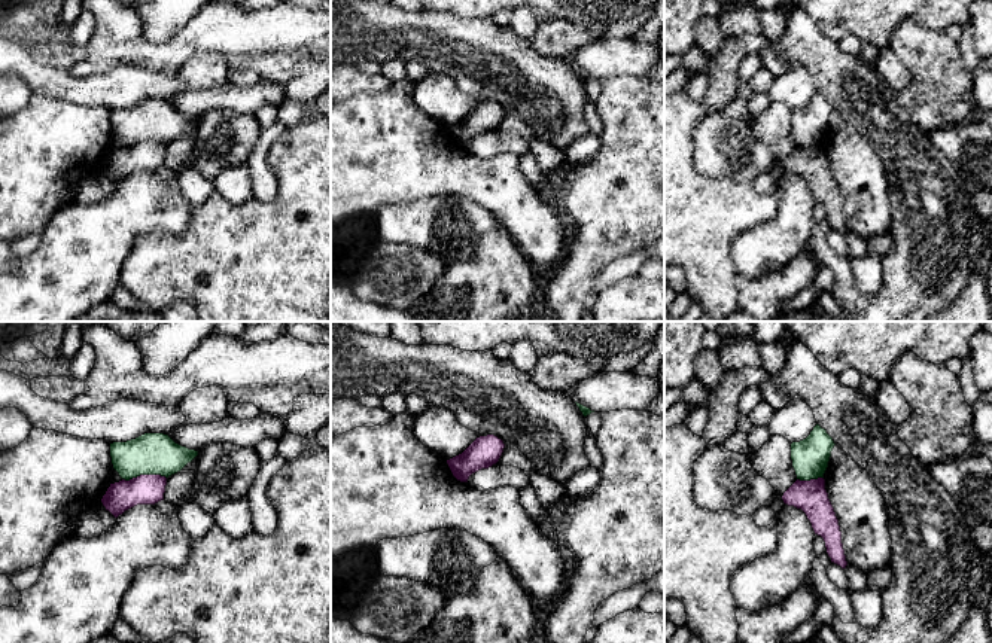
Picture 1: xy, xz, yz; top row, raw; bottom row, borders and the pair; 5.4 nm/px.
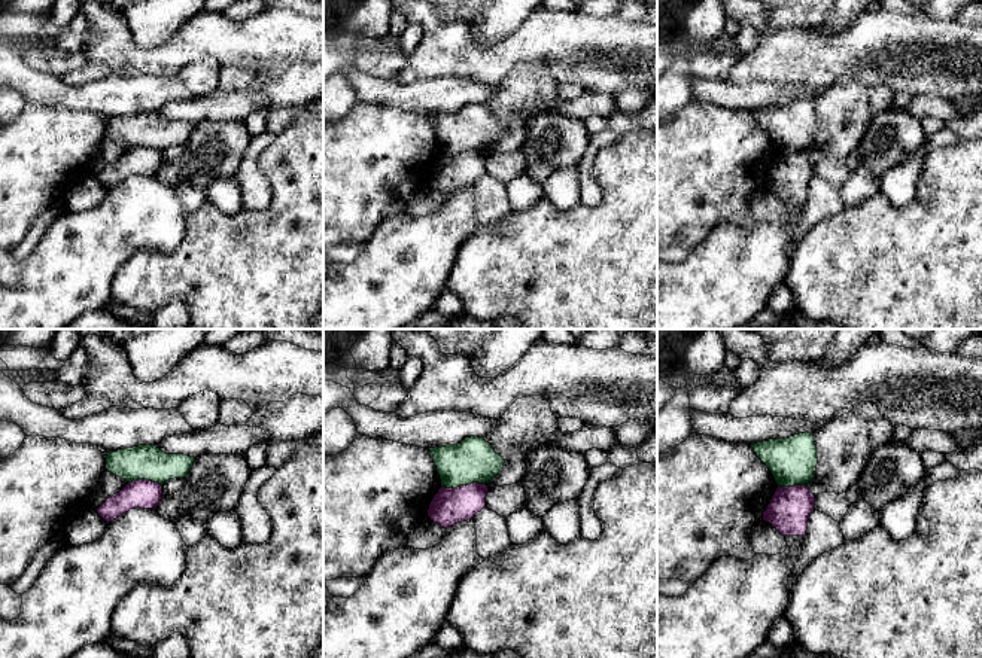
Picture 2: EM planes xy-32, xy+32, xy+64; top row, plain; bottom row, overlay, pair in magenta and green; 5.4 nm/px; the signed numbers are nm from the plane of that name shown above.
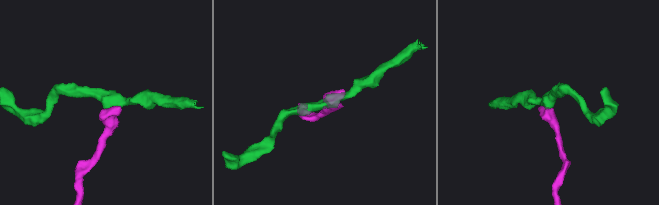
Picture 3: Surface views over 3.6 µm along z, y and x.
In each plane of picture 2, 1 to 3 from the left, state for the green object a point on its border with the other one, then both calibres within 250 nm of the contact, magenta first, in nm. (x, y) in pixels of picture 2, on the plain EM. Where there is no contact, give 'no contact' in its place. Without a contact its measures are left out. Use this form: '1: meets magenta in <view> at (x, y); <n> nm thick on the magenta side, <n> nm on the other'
1: meets magenta in xy-32 at (145, 146); 160 nm thick on the magenta side, 190 nm on the other
2: meets magenta in xy+32 at (462, 152); 200 nm thick on the magenta side, 240 nm on the other
3: meets magenta in xy+64 at (790, 154); 220 nm thick on the magenta side, 260 nm on the other

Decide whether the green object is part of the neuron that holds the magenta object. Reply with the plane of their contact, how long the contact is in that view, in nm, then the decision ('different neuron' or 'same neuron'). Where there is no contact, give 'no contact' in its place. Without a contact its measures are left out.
xy | 240 nm | different neuron

